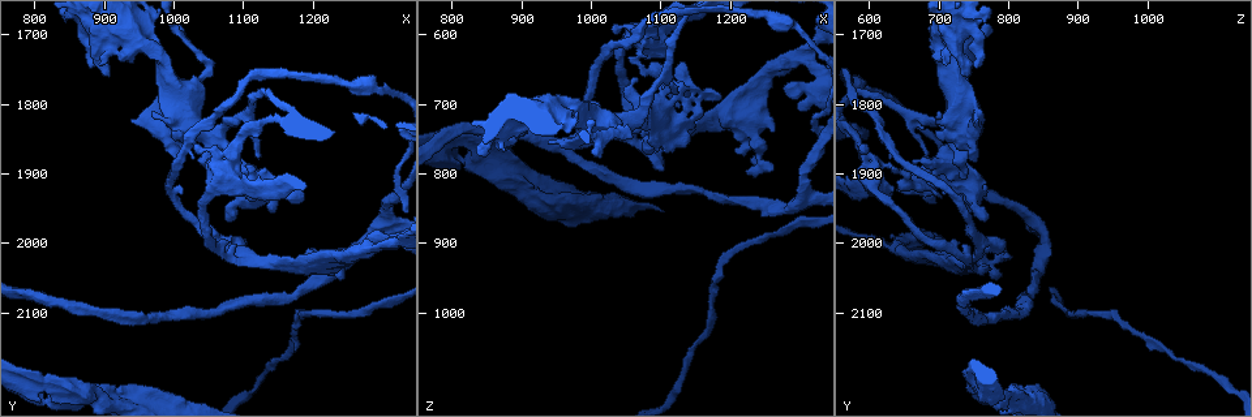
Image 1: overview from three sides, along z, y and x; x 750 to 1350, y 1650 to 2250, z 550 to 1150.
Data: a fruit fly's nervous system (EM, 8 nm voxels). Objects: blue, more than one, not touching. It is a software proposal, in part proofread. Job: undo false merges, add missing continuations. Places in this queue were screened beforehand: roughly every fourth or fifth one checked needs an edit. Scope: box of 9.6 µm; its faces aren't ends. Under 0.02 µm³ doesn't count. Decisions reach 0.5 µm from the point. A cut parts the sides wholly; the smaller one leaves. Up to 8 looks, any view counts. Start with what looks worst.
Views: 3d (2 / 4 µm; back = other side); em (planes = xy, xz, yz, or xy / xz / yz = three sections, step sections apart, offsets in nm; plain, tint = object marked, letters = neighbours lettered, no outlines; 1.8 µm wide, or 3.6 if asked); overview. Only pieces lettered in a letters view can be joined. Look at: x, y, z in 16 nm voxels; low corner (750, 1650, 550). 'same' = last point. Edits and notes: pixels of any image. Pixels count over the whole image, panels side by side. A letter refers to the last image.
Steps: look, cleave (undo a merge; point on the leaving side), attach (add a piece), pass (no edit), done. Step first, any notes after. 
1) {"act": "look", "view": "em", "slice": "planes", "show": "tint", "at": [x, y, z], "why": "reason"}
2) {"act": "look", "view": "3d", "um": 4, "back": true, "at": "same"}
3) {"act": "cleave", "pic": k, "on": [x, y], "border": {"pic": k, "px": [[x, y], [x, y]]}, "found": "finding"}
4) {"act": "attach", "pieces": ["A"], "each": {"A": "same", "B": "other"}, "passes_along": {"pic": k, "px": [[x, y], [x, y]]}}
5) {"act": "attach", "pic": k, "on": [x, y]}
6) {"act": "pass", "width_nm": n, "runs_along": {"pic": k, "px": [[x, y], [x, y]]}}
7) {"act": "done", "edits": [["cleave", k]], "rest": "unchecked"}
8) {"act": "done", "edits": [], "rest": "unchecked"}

{"act": "look", "view": "em", "slice": "xz", "step": 8, "show": "tint", "at": [1075, 1910, 600], "why": "four arms meet"}

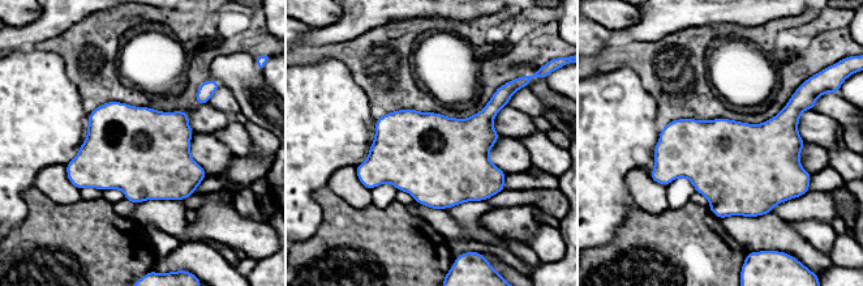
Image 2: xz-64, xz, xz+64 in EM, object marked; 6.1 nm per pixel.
{"act": "look", "view": "em", "slice": "planes", "show": "letters", "at": "same", "why": "cut it another way"}

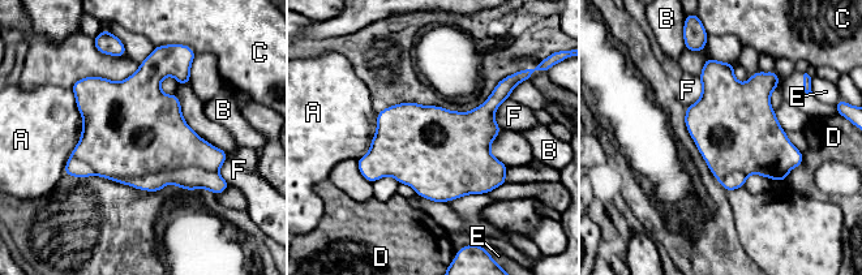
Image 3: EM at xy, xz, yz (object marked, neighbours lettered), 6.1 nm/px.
{"act": "pass", "each": {"A": "other", "B": "other", "C": "other", "D": "other", "E": "other", "F": "other"}, "found": "one neuron here"}

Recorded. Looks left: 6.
{"act": "look", "view": "3d", "um": 2, "at": [800, 2200, 750], "why": "a narrow waist"}

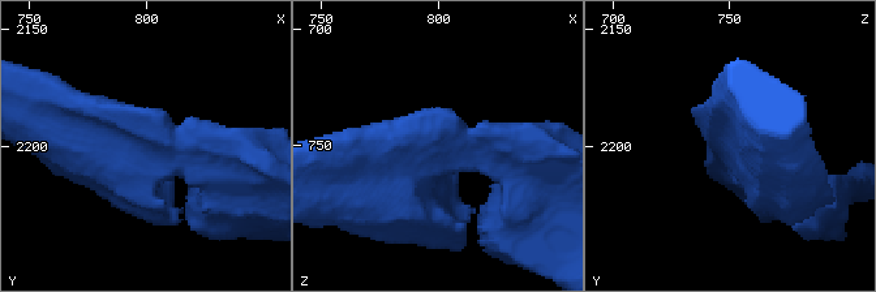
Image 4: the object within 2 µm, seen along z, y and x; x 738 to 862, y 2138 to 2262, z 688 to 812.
{"act": "look", "view": "em", "slice": "planes", "show": "letters", "at": [802, 2201, 753], "why": "need the tissue"}

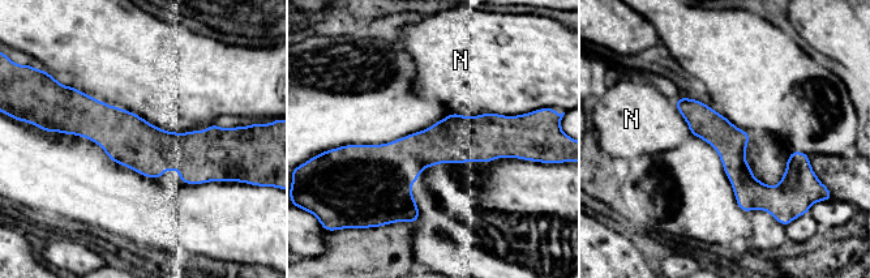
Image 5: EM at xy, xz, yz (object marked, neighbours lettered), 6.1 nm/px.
{"act": "pass", "each": {"N": "other"}, "border": {"pic": 5, "px": [[673, 101], [691, 133]]}, "found": "continuous, no second neuron"}

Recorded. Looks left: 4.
{"act": "look", "view": "em", "slice": "xy", "step": 4, "show": "tint", "at": [1080, 2020, 745], "why": "abrupt turn"}

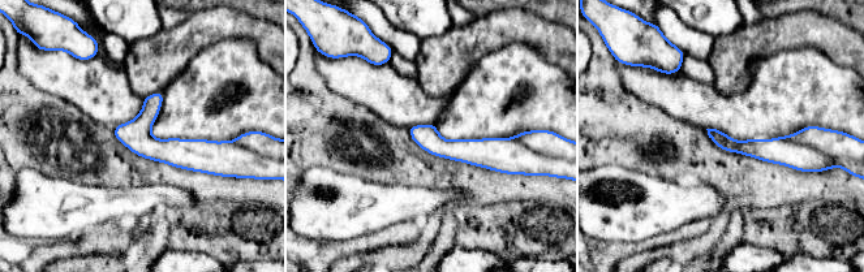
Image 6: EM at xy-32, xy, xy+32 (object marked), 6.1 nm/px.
{"act": "look", "view": "em", "slice": "planes", "show": "letters", "at": "same", "why": "cut it another way"}

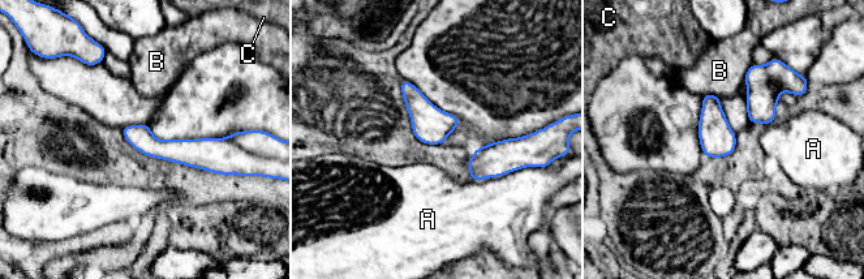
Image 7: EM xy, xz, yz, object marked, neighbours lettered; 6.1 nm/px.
{"act": "pass", "width_nm": 150, "each": {"A": "other", "B": "other", "C": "other"}, "border": {"pic": 7, "px": [[521, 167], [499, 176], [468, 179]]}, "found": "continuous, no second neuron"}

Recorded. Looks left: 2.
{"act": "done", "edits": [], "rest": "unchecked"}

